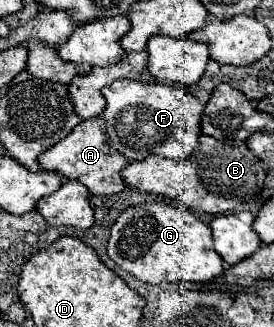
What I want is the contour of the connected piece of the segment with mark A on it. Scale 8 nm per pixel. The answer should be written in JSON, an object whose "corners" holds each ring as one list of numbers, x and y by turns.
{"corners":[[102,116,82,120,72,130,72,134,62,138,58,144,54,144,50,150,46,150,44,156,40,156,42,168,60,172,68,180,80,180,90,190,90,194,96,194,96,196,112,196,112,194,122,192,126,188,126,184,124,184,120,172,128,164,128,160,118,150,114,150,112,144,108,142,104,124,106,124,106,120]]}

